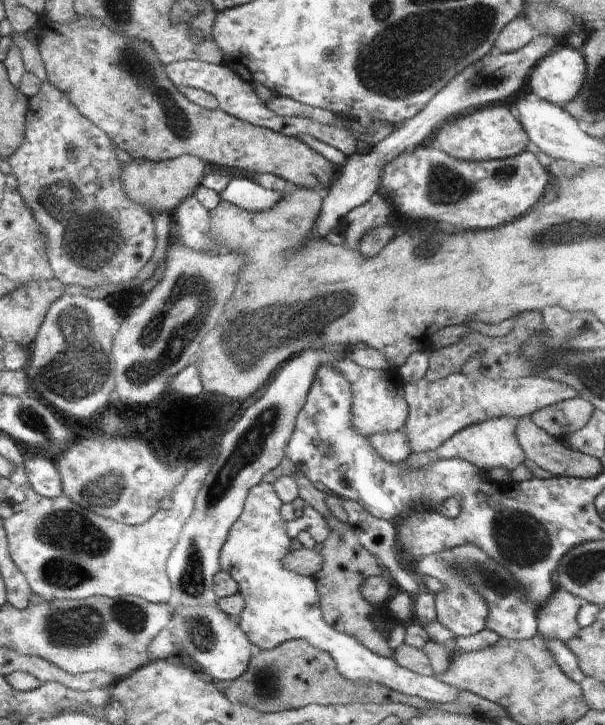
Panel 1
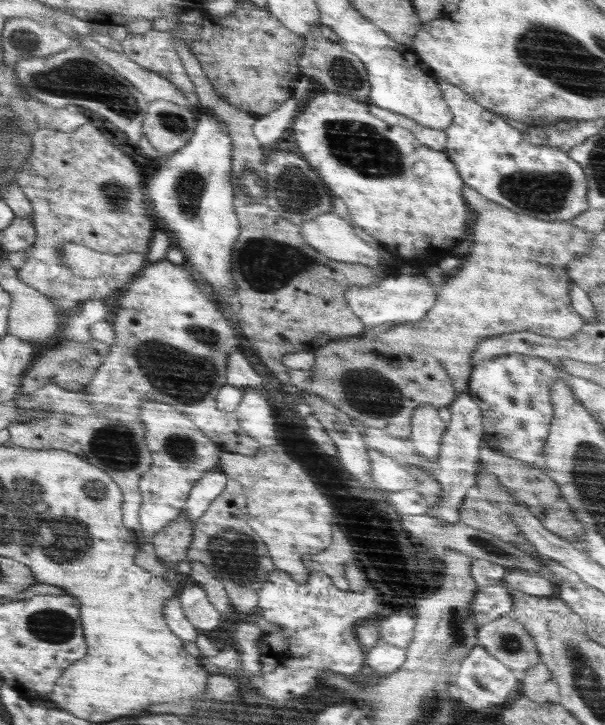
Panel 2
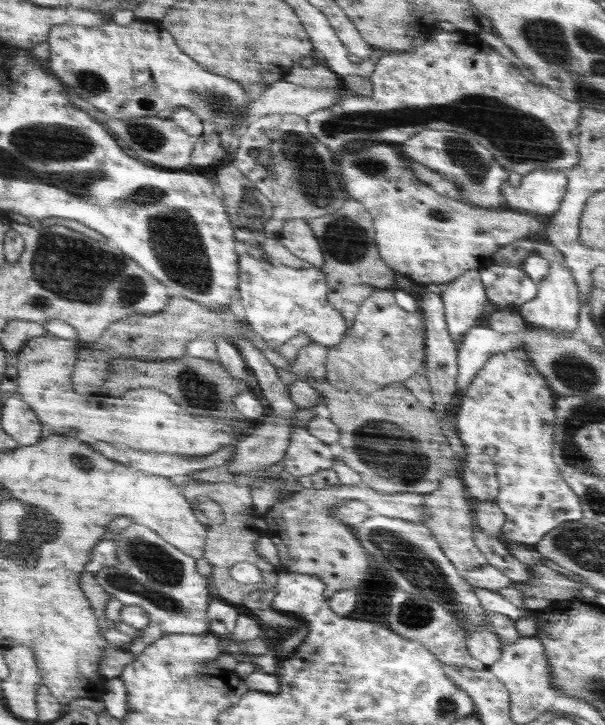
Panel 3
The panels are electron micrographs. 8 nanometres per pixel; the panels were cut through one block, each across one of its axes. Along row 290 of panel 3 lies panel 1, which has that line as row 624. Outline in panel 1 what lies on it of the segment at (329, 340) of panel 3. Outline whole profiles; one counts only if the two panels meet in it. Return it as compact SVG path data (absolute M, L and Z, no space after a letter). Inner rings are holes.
M261 482L254 486L243 507L243 514L228 534L226 543L219 555L219 564L223 572L228 572L229 576L238 584L239 594L244 598L245 606L242 610L237 625L251 644L255 644L261 650L271 650L284 643L286 640L303 639L317 650L328 652L329 656L336 662L338 672L344 678L352 680L355 684L371 685L374 683L383 684L390 690L407 694L408 696L420 697L435 703L447 703L458 696L458 689L450 686L434 675L419 675L403 666L400 666L393 657L386 658L368 650L359 644L352 636L336 631L328 625L323 618L322 610L319 606L319 597L316 591L315 581L311 576L302 576L288 570L284 566L286 554L291 552L293 532L280 516L280 508L283 506L275 492L272 490L272 483Z

